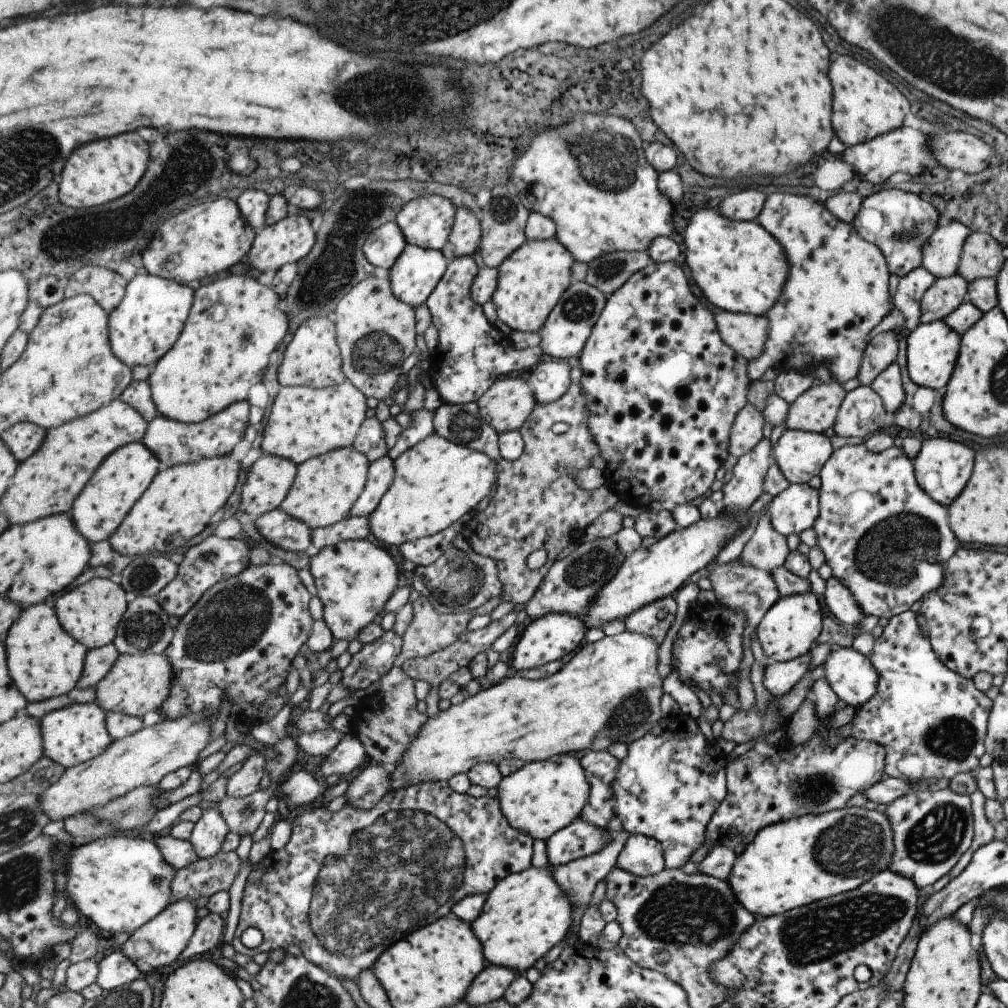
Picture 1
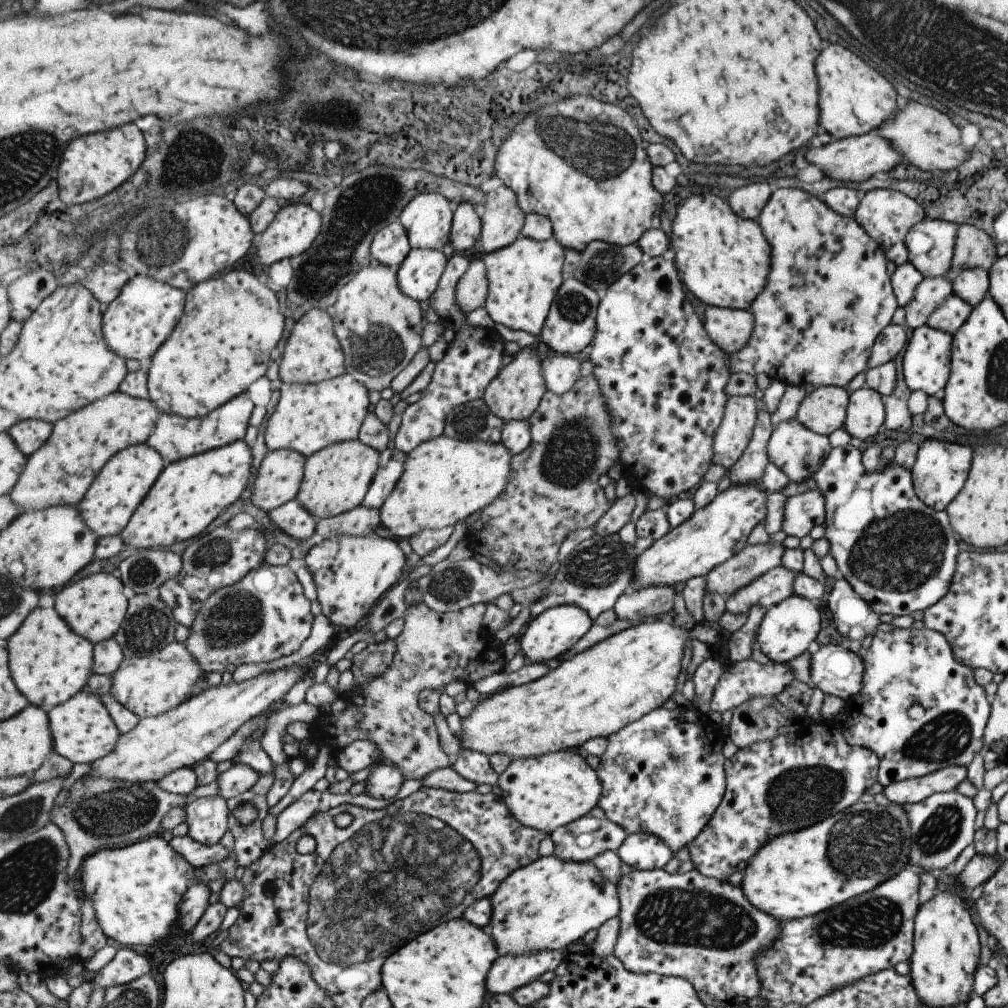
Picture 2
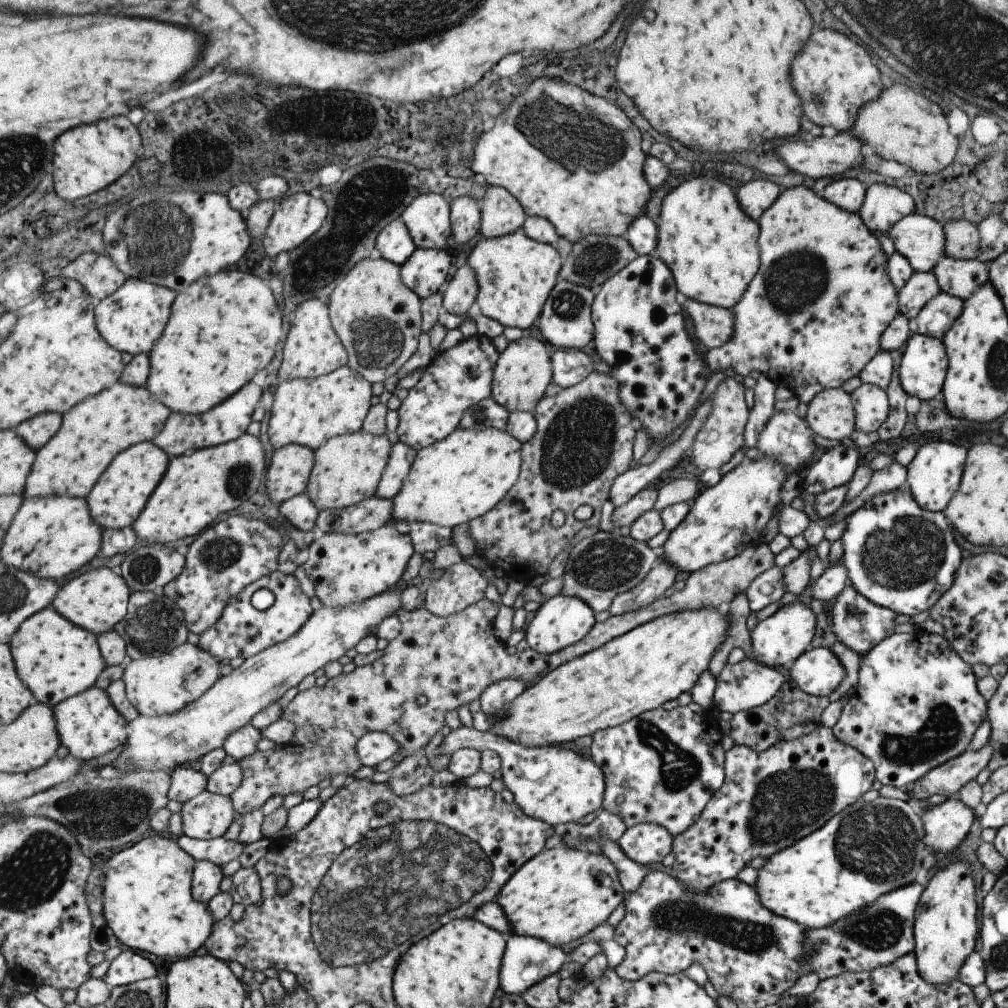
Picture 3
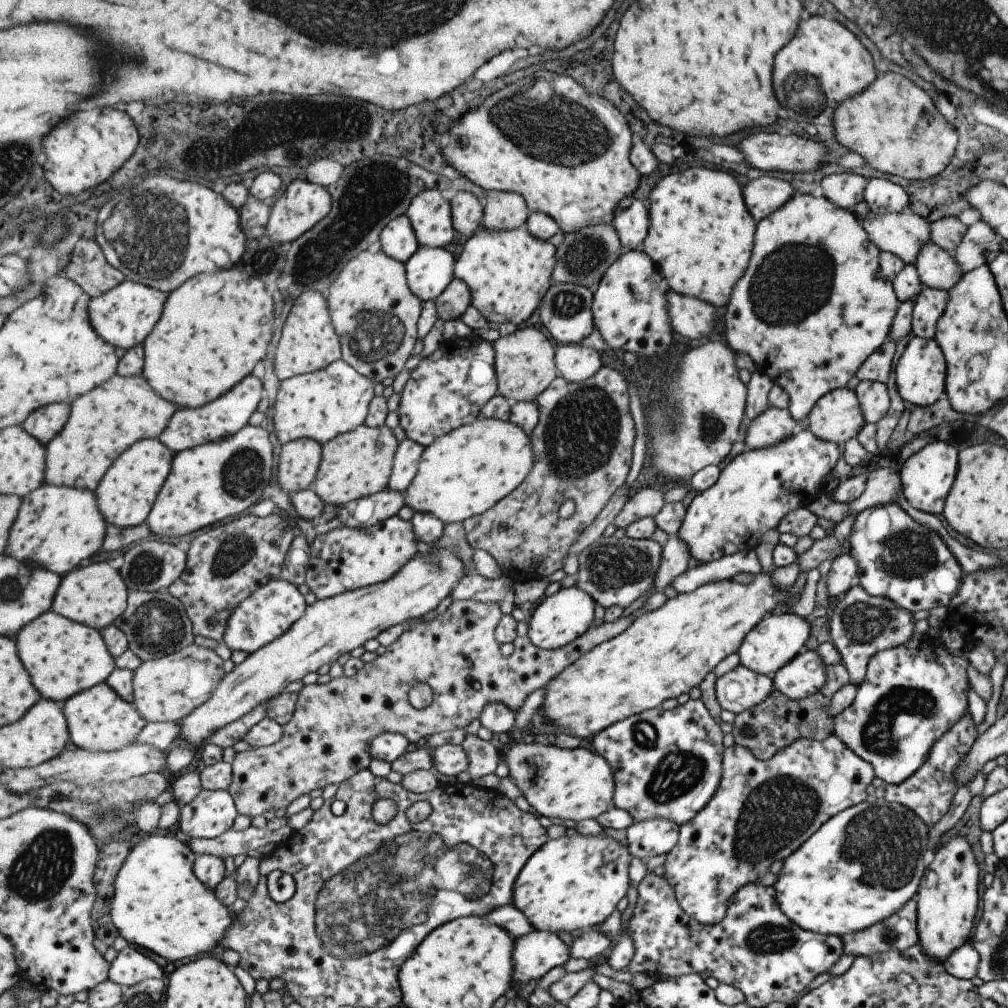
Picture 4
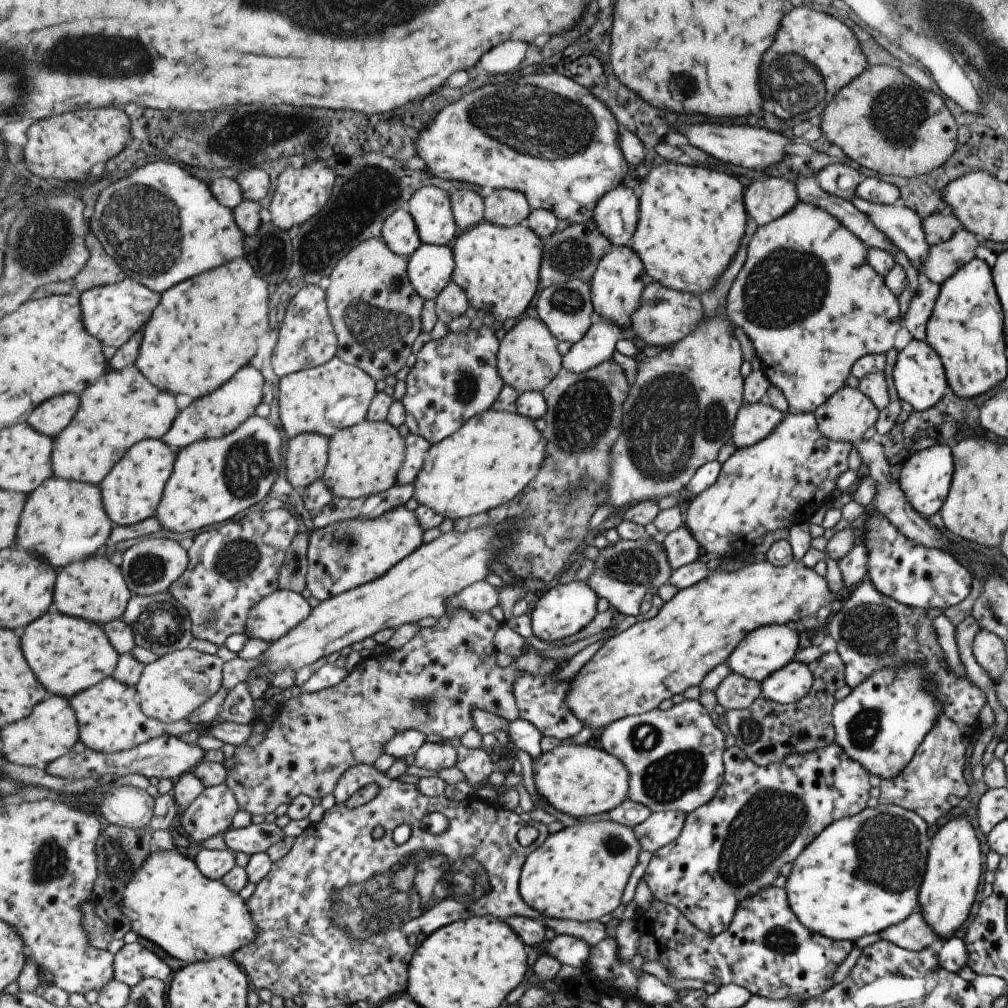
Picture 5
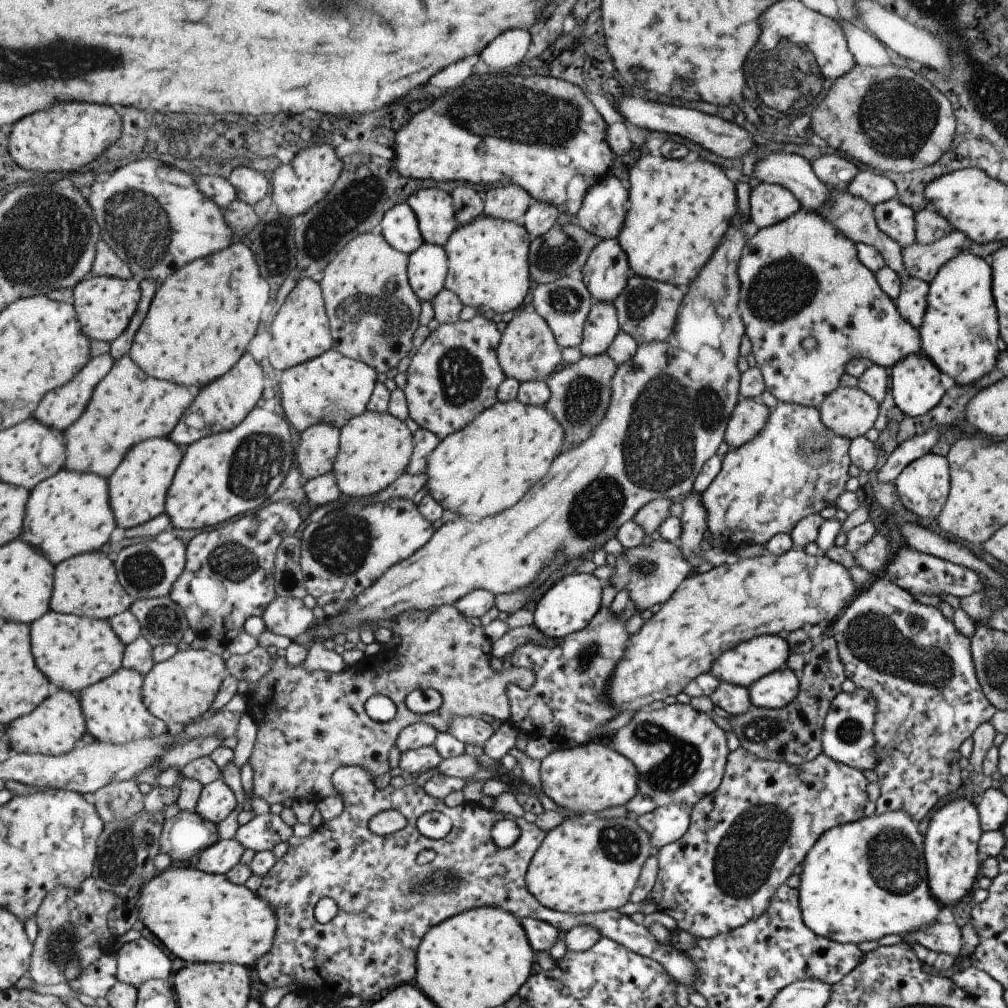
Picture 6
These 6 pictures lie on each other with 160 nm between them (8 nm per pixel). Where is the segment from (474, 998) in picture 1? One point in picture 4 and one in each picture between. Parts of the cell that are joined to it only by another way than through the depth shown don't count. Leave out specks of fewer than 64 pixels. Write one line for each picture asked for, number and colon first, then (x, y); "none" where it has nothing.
2: (513, 971)
3: (527, 960)
4: (536, 954)

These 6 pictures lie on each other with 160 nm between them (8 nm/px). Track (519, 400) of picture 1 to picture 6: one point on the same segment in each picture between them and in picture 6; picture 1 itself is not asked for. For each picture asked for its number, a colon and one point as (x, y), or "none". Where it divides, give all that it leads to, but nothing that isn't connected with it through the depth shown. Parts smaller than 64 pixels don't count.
2: (516, 394)
3: (523, 375)
4: (526, 361)
5: (528, 359)
6: (529, 351)

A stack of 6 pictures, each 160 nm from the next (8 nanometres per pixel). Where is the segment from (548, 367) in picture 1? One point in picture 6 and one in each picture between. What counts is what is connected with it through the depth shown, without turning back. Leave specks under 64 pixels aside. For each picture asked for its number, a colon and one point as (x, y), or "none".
2: (562, 372)
3: (570, 367)
4: (576, 363)
5: (600, 344)
6: (603, 327)

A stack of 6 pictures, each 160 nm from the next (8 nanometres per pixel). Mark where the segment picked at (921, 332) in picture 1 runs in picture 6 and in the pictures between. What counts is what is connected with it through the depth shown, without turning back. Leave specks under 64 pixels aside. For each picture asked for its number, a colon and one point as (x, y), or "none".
2: (926, 364)
3: (922, 368)
4: (920, 370)
5: (918, 377)
6: (915, 385)

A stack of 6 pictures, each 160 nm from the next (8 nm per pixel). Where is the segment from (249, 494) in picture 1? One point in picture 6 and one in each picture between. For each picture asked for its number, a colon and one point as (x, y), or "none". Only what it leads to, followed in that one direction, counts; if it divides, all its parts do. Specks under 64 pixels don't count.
2: (281, 475)
3: (288, 475)
4: (300, 461)
5: (307, 459)
6: (319, 446)

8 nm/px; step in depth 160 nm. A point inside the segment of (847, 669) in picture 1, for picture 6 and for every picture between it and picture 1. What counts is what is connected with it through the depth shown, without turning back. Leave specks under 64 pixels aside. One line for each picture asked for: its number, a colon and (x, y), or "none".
2: (834, 670)
3: (817, 672)
4: (804, 674)
5: (789, 684)
6: (774, 690)

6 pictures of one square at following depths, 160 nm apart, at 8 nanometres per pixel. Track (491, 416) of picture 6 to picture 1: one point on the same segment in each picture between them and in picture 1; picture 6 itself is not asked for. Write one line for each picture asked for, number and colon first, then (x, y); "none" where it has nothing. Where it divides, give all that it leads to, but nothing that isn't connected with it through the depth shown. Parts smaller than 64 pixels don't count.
1: (437, 483)
2: (446, 480)
3: (464, 476)
4: (463, 474)
5: (492, 459)

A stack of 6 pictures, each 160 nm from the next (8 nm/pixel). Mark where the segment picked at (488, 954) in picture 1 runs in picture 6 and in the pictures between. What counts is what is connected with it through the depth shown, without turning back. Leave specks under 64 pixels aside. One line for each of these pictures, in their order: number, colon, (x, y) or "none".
2: (548, 905)
3: (562, 894)
4: (569, 884)
5: (581, 873)
6: (584, 866)

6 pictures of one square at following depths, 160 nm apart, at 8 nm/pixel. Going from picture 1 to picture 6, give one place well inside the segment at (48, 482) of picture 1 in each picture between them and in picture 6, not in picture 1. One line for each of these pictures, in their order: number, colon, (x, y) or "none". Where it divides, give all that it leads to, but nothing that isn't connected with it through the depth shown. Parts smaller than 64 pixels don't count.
2: (61, 473)
3: (71, 464)
4: (106, 422)
5: (124, 407)
6: (129, 406)

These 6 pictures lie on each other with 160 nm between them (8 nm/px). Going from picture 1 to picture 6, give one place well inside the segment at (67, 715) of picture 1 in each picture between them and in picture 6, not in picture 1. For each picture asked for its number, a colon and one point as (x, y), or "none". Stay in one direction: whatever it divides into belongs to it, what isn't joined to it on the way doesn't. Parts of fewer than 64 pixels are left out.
2: (84, 730)
3: (90, 725)
4: (99, 719)
5: (111, 719)
6: (114, 708)

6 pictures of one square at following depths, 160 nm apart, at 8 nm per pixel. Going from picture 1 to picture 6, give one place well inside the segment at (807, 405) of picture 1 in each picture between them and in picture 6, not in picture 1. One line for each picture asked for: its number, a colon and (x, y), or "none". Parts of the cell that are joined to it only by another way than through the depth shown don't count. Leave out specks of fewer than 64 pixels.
2: (824, 410)
3: (829, 414)
4: (836, 417)
5: (843, 417)
6: (847, 412)

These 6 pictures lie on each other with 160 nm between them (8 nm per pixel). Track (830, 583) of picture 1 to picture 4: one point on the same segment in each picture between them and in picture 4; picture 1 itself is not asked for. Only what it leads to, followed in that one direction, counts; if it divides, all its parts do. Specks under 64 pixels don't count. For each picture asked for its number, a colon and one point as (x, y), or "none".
2: (853, 619)
3: (857, 623)
4: (860, 625)

